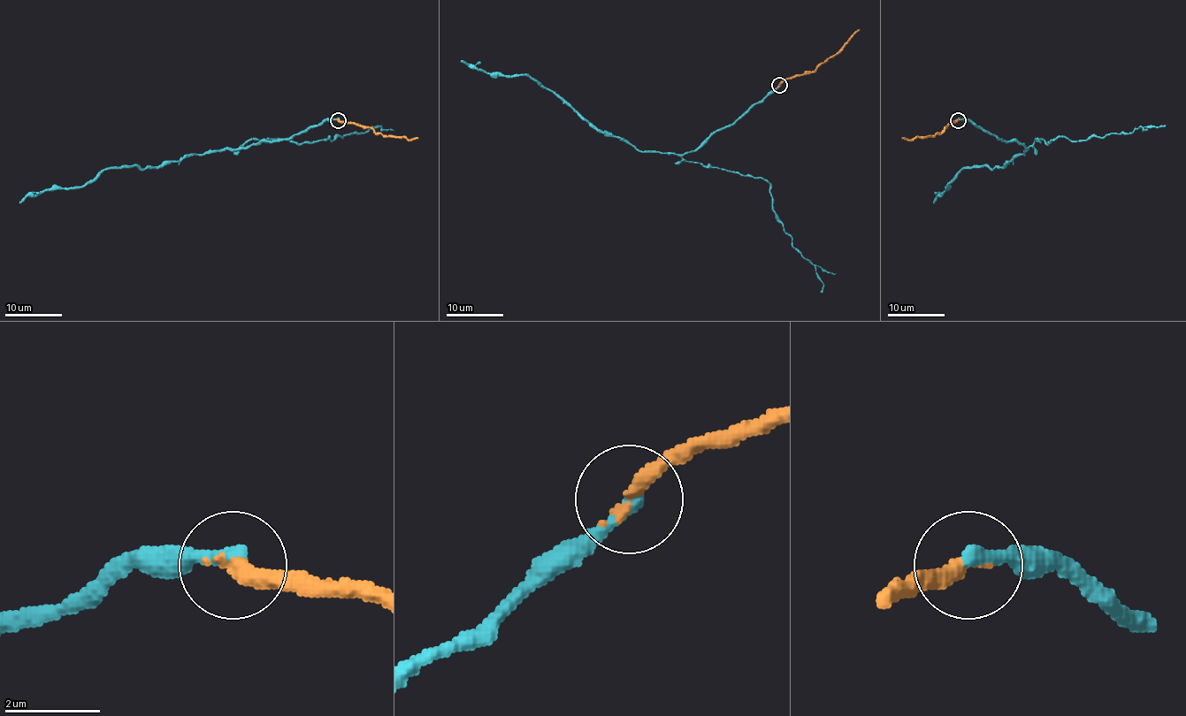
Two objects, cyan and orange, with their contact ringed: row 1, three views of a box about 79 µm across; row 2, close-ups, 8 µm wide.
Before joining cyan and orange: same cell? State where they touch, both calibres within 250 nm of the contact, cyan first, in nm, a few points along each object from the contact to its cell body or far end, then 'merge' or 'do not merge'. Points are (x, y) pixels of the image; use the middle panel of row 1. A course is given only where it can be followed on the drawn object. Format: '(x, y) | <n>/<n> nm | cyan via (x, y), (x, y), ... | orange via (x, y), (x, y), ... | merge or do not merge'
(779, 85) | 320/340 nm | cyan via (779, 85), (694, 150), (672, 155), (638, 151), (618, 137), (597, 132), (524, 75), (489, 75), (461, 60) | orange via (779, 85), (788, 79), (811, 73), (836, 53), (859, 29) | merge

